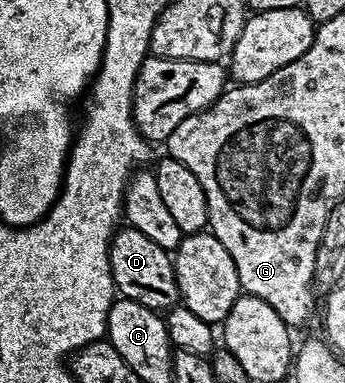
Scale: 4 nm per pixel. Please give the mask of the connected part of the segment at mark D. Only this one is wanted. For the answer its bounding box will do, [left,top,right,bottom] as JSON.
[109,225,181,312]

